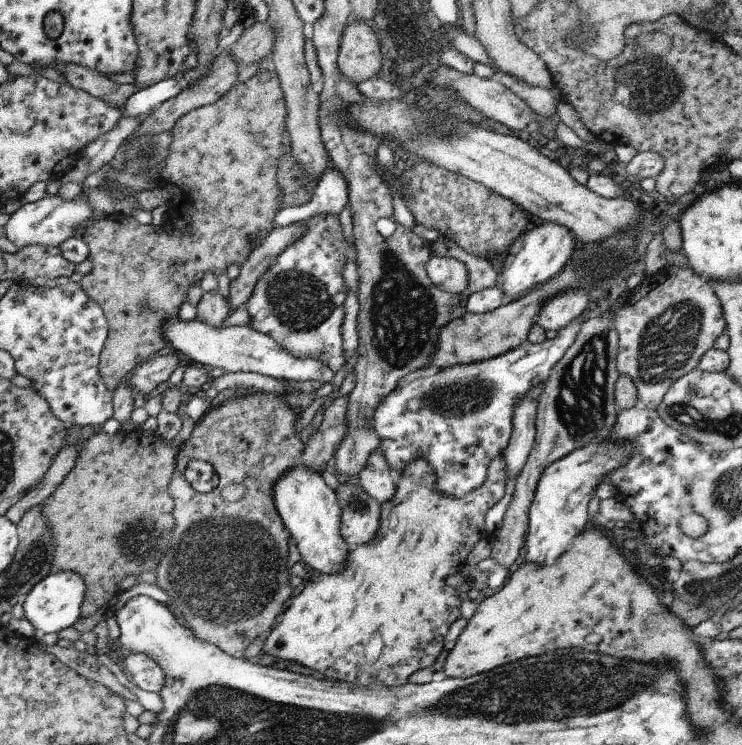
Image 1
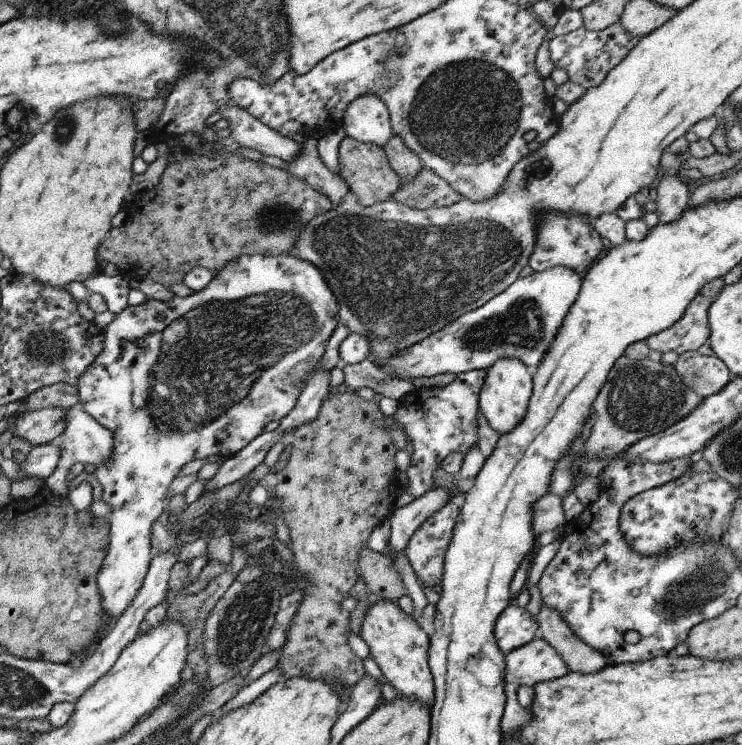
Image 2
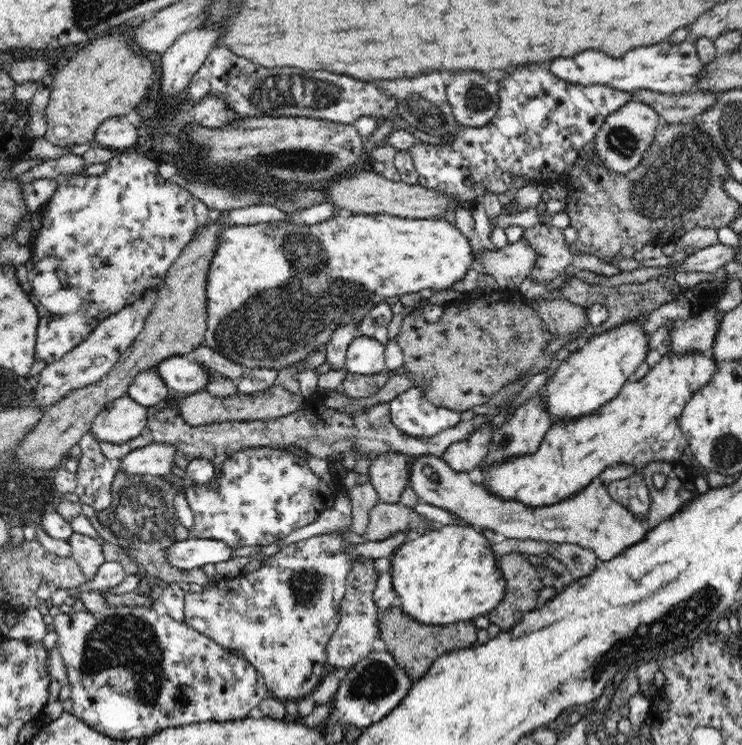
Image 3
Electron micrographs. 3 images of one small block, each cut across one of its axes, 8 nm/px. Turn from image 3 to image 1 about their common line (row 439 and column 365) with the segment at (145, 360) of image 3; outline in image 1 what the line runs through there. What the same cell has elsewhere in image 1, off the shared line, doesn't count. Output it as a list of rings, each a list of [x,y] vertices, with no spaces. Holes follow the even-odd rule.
[[[349,18],[341,30],[336,65],[356,85],[383,73],[381,49],[369,24]]]

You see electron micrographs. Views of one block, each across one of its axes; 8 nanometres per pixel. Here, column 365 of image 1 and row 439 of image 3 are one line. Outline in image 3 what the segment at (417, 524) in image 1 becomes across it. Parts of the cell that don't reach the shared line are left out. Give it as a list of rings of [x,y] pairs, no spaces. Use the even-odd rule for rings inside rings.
[[[697,352],[684,356],[664,355],[656,366],[650,368],[644,378],[626,382],[616,398],[612,398],[593,413],[553,421],[534,454],[512,455],[501,461],[481,466],[479,474],[476,474],[476,480],[490,494],[498,498],[519,502],[528,508],[540,508],[572,498],[612,466],[629,464],[637,472],[641,472],[642,468],[646,468],[650,462],[656,460],[679,462],[680,455],[684,454],[684,448],[688,446],[687,440],[680,435],[679,422],[682,409],[697,390],[708,384],[714,368],[716,364],[711,355]]]

